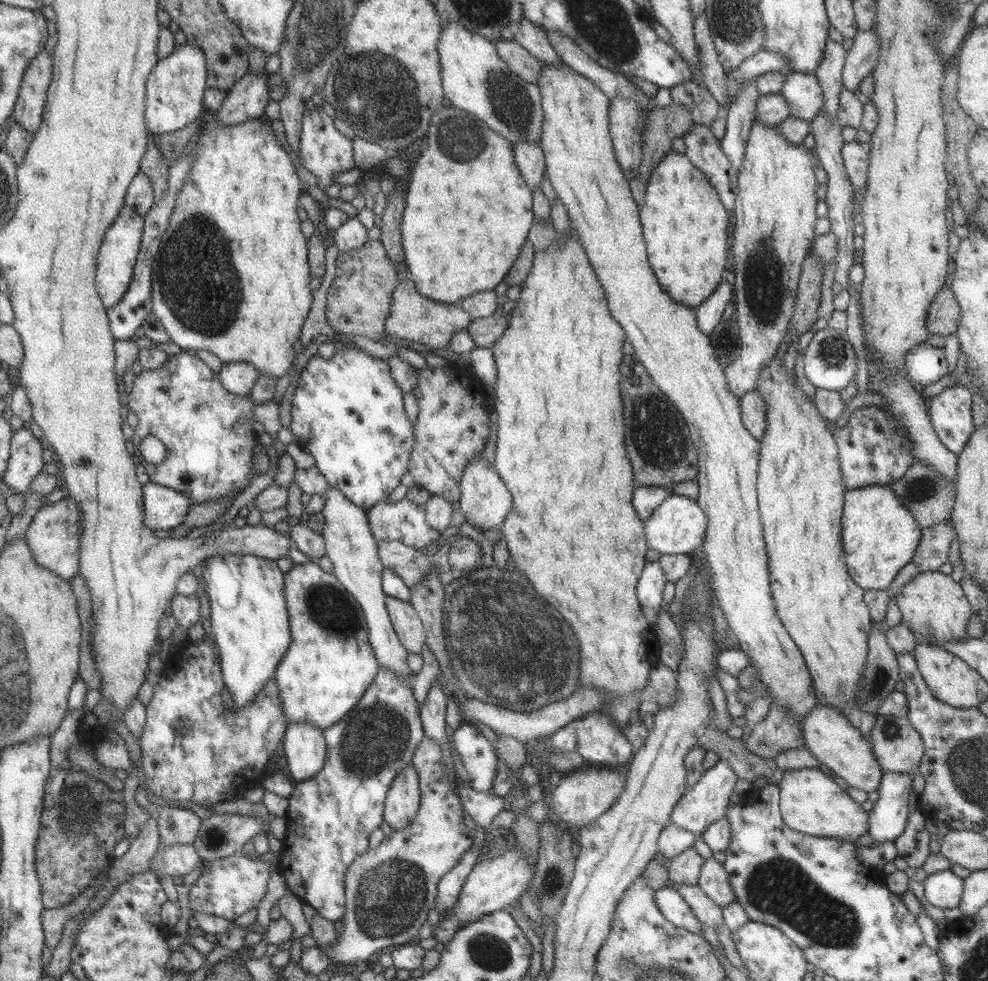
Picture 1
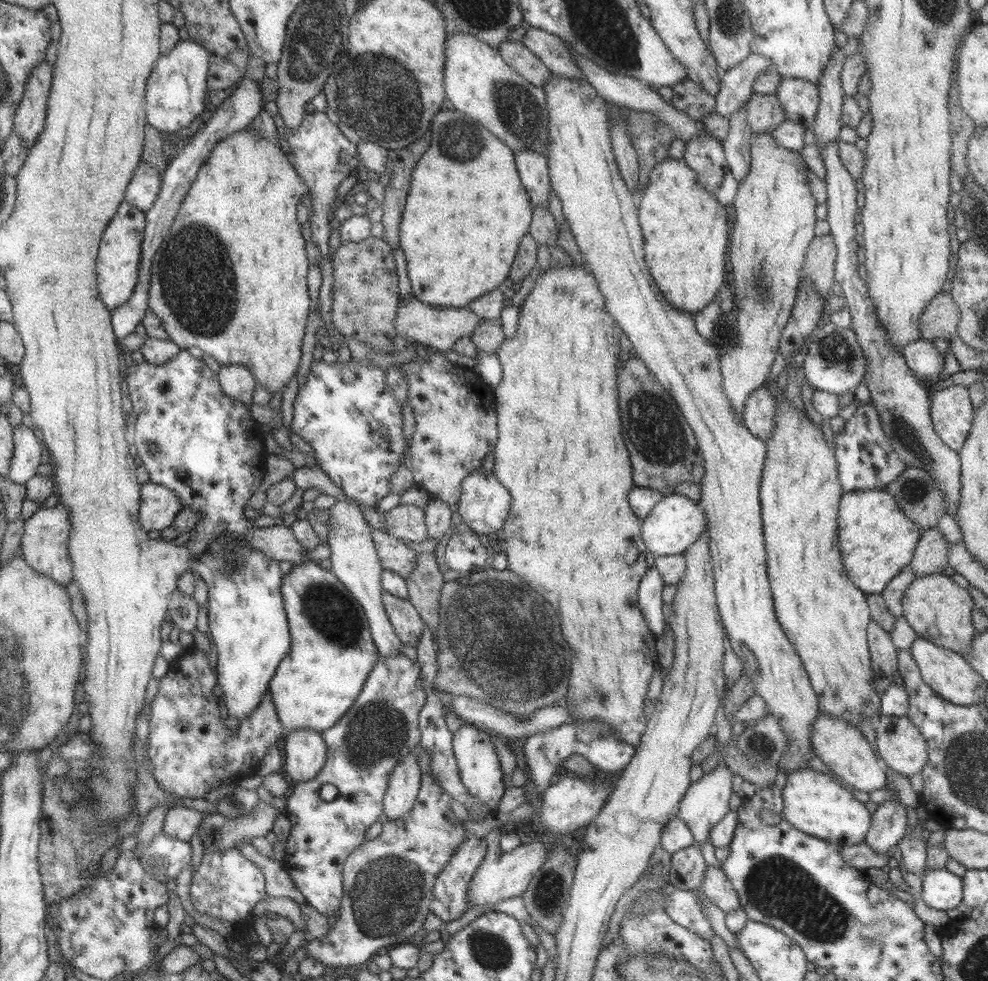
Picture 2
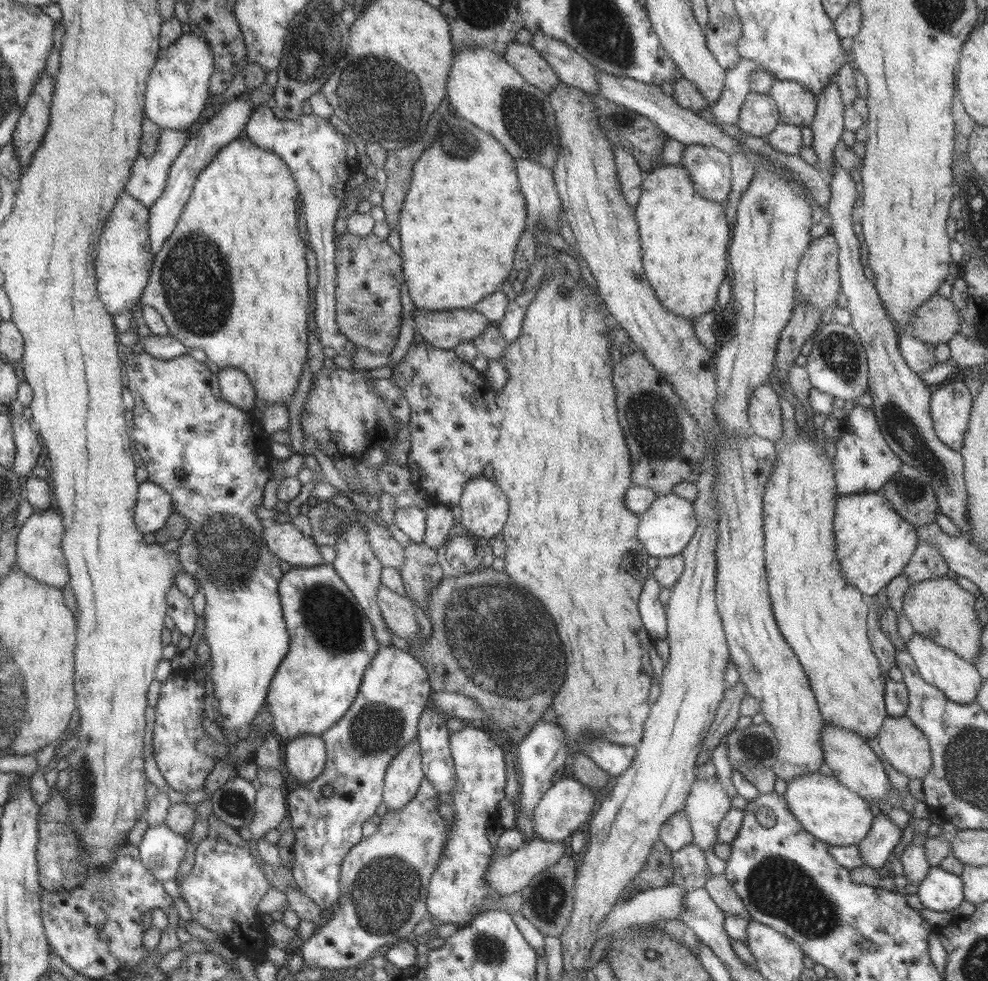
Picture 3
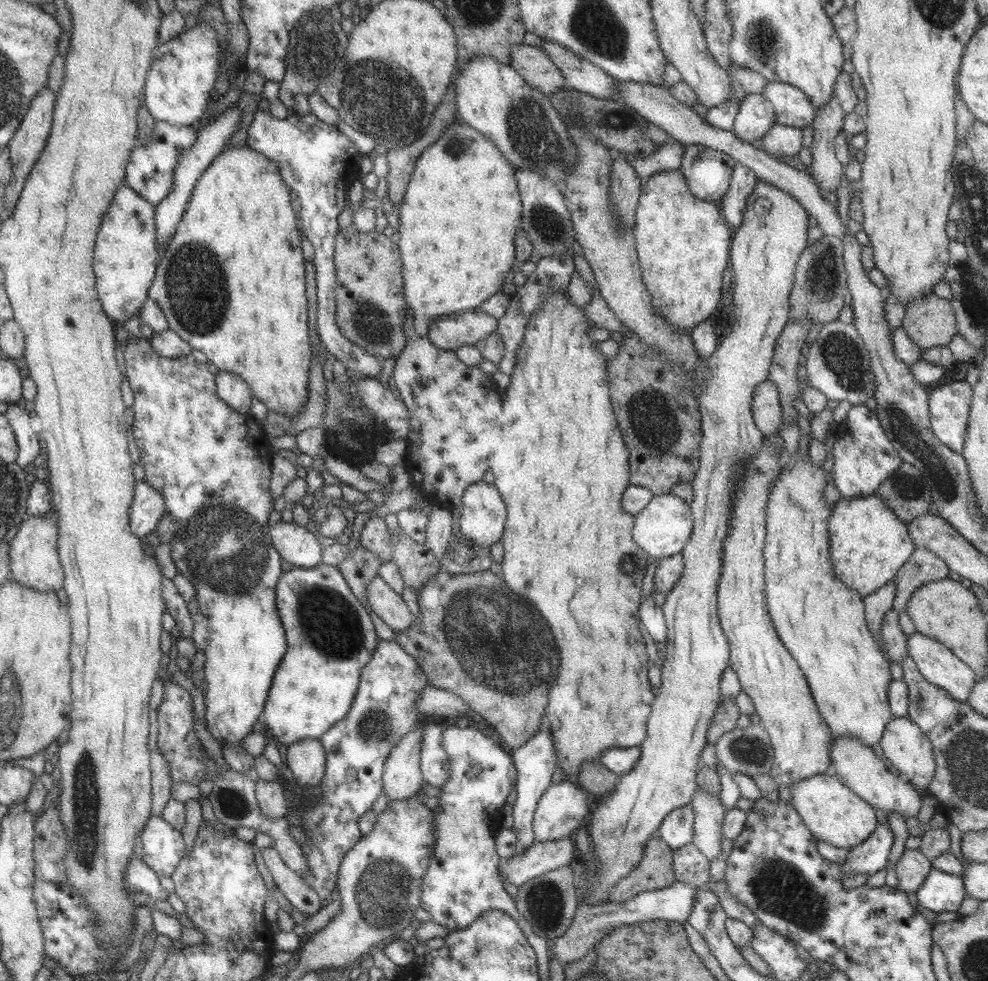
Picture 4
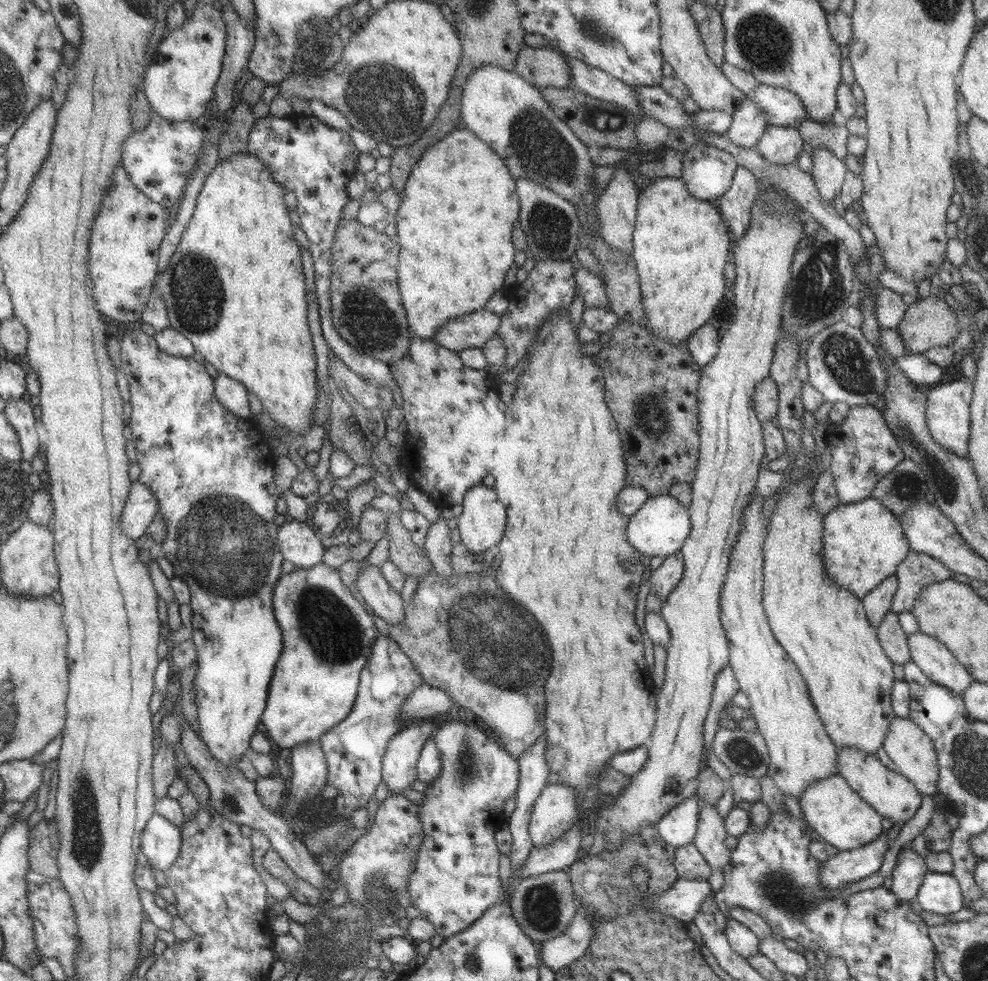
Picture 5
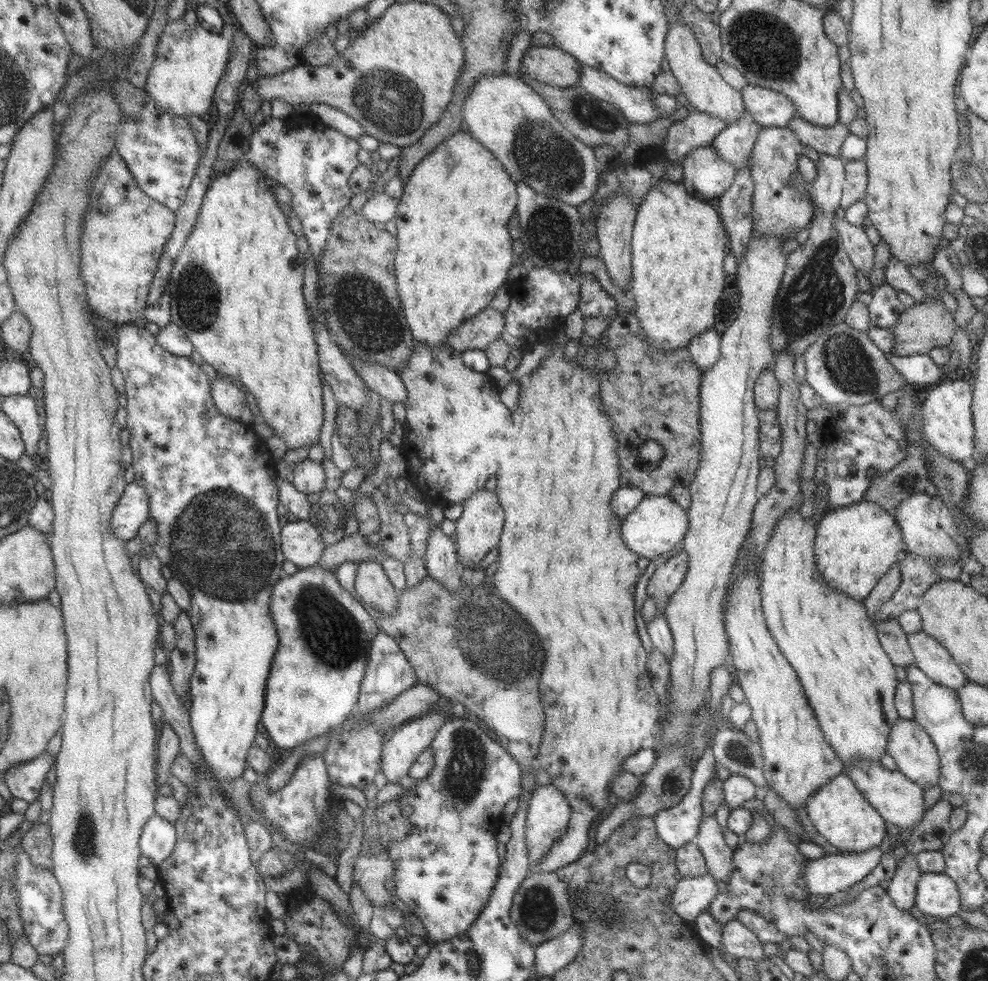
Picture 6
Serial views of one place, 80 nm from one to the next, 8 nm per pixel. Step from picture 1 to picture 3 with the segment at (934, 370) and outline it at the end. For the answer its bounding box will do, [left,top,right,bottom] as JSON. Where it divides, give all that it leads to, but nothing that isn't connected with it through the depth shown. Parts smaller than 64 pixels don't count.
[897,332,935,377]

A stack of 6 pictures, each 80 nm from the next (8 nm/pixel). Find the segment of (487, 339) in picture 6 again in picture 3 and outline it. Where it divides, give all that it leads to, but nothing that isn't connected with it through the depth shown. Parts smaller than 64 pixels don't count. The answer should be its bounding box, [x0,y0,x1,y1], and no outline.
[413,309,492,350]

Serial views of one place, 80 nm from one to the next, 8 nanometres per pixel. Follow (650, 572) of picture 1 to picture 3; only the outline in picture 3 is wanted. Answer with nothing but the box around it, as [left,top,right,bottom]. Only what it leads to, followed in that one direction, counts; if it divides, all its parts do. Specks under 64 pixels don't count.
[638,573,666,644]

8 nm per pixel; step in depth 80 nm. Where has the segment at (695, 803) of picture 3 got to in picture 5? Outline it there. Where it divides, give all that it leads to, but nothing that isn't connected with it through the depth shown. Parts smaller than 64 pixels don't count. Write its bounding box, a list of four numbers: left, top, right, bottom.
[692,802,729,869]

